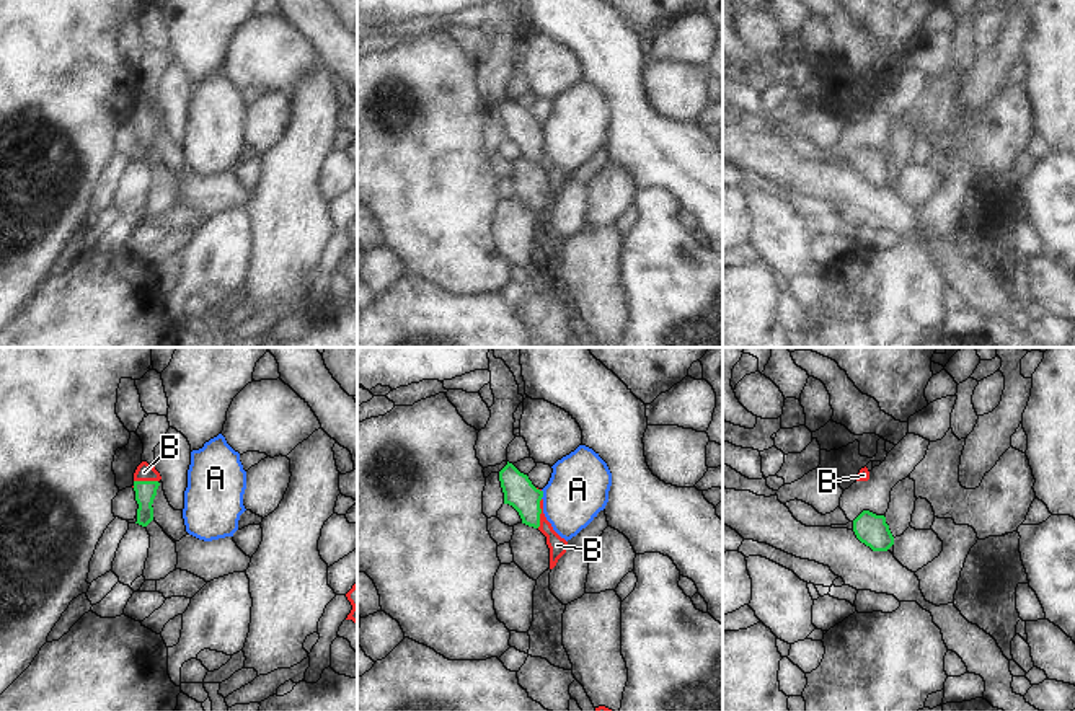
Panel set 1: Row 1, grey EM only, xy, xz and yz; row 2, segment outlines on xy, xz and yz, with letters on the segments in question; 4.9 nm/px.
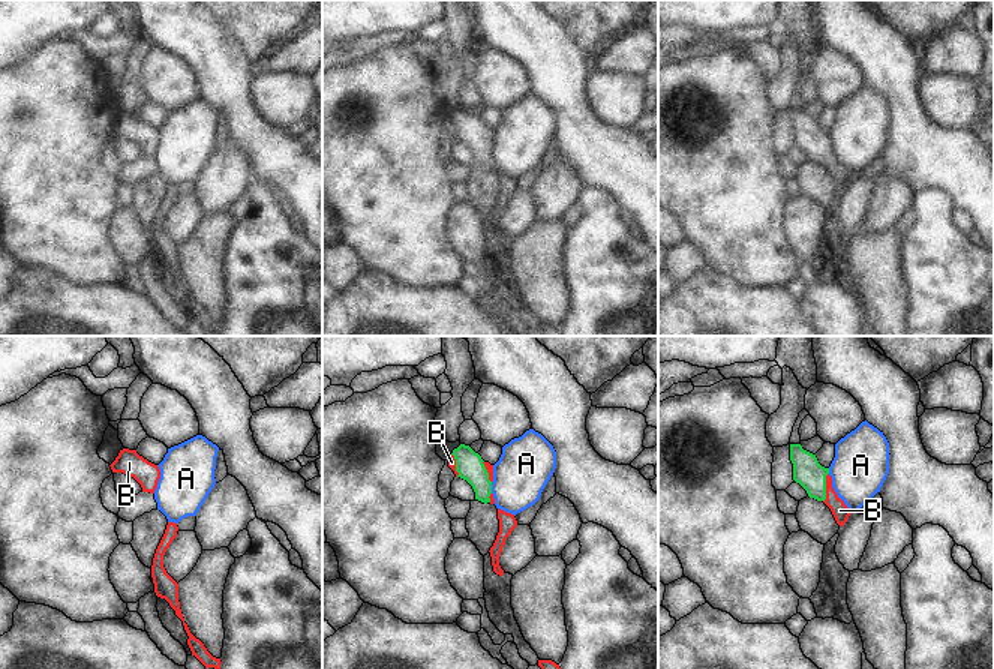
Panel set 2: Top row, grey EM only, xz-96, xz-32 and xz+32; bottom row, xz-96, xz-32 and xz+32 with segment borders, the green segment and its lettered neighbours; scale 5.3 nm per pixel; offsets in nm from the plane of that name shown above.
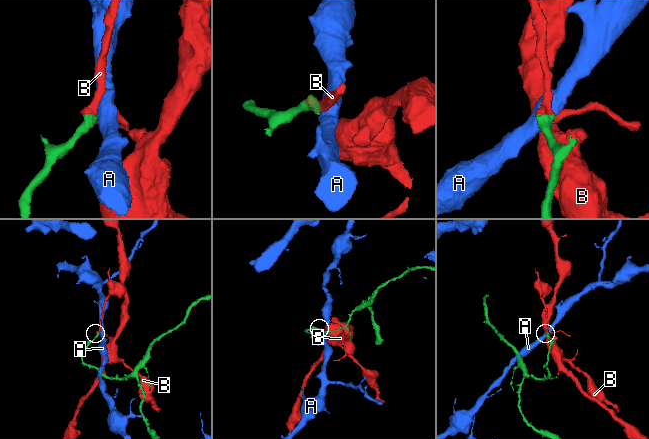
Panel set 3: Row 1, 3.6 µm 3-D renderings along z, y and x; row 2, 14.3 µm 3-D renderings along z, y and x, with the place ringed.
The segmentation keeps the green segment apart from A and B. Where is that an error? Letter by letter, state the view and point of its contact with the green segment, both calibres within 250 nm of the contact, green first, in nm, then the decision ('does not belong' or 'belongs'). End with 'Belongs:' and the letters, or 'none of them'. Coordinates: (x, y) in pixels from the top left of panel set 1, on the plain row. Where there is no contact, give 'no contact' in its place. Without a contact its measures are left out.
A: xz (542, 129) | 150/300 nm | does not belong
B: xz (540, 147) | 150/90 nm | belongs
Belongs: B

